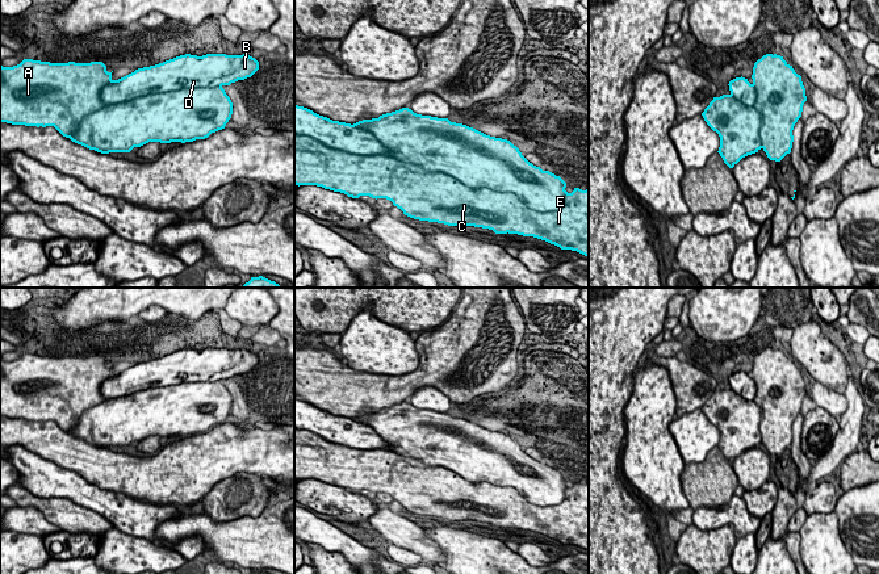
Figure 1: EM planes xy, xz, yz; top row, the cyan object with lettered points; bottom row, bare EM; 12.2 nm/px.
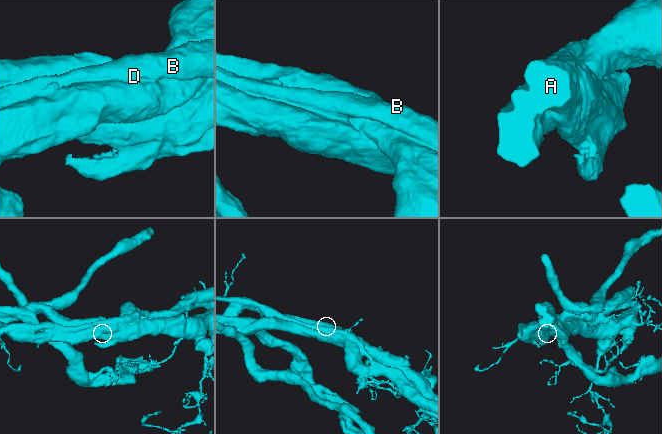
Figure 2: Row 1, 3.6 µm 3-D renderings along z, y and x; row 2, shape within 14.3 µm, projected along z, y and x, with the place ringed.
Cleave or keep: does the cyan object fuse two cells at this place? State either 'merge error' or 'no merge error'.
merge error

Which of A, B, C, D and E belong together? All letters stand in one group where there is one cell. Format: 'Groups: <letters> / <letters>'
Groups: A C E / B D

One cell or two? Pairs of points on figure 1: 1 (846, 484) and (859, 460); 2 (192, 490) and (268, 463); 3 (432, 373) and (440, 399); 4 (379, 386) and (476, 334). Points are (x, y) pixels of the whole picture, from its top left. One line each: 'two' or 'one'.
1: one
2: one
3: two
4: one

